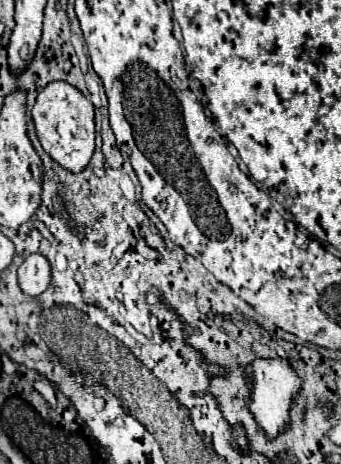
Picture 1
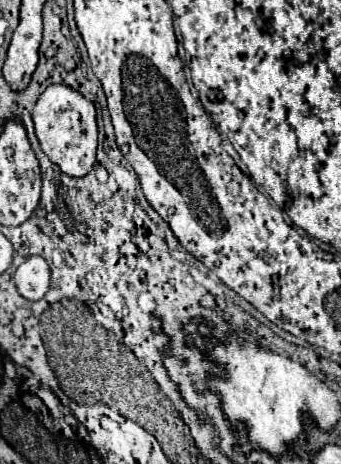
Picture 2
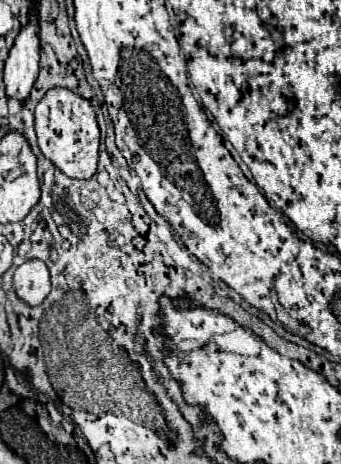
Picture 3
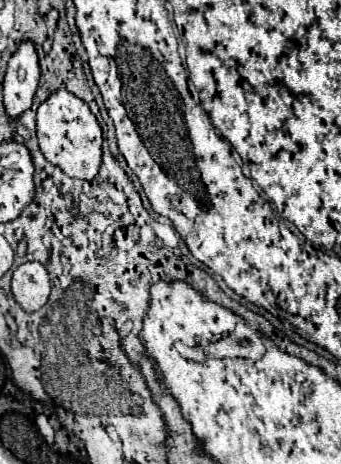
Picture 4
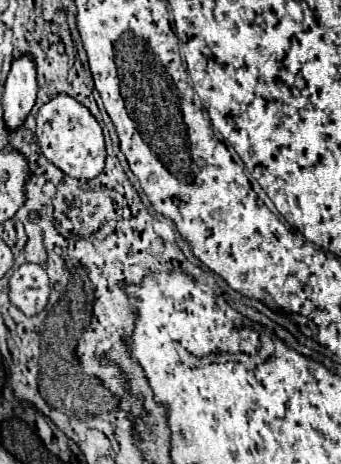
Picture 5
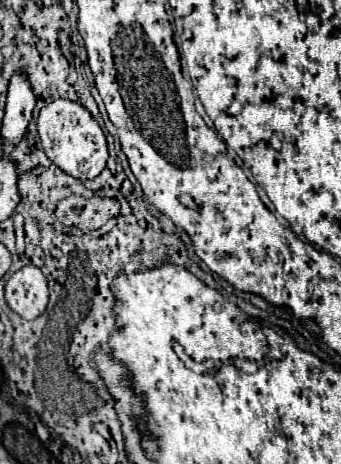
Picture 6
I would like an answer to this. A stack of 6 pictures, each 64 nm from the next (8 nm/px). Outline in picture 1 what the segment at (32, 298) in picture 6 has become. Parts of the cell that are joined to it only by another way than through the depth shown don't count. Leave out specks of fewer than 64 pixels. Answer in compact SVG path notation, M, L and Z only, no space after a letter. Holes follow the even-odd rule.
M34 253L28 256L18 268L20 290L32 298L40 296L50 284L50 264L43 255Z

